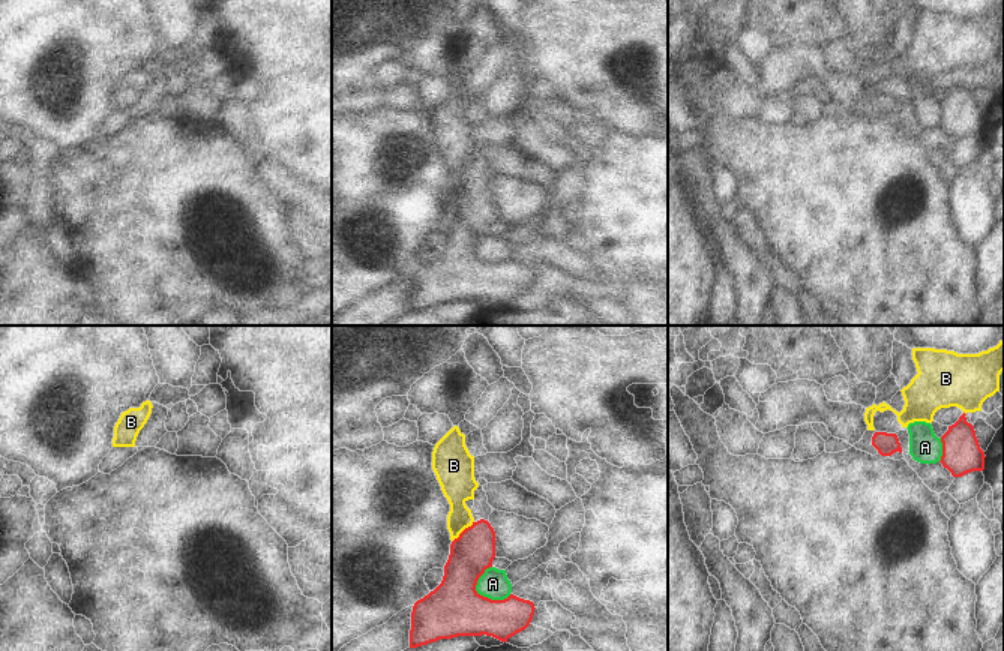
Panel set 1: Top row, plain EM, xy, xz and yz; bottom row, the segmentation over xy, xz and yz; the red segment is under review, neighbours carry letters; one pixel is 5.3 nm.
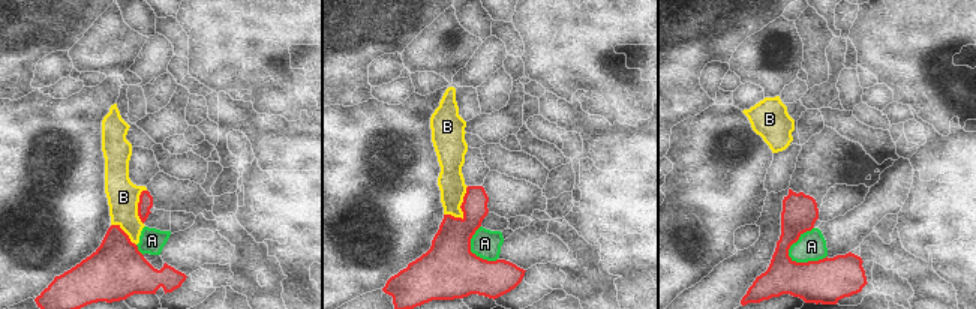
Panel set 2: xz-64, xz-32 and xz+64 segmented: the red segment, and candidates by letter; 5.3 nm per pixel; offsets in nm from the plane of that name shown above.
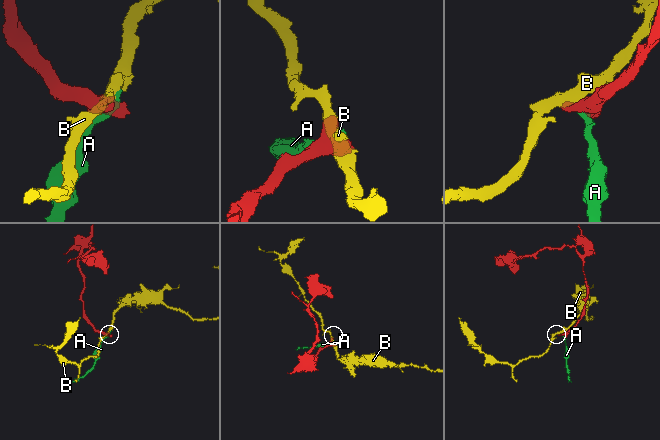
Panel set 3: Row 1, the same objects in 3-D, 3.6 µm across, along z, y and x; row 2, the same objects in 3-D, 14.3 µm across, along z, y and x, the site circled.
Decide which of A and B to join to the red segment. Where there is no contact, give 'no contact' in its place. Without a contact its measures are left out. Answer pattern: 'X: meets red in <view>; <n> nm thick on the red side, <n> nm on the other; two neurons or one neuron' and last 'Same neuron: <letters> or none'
A: meets red in xz; 300 nm thick on the red side, 160 nm on the other; two neurons
B: meets red in xz; 220 nm thick on the red side, 190 nm on the other; two neurons
Same neuron: none

